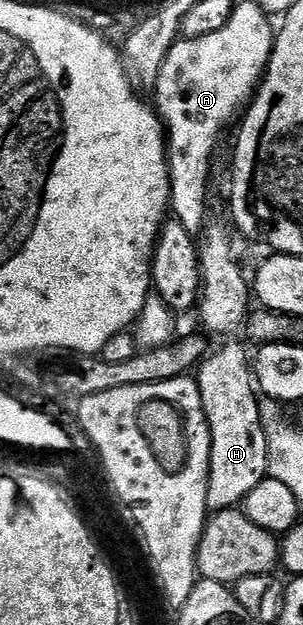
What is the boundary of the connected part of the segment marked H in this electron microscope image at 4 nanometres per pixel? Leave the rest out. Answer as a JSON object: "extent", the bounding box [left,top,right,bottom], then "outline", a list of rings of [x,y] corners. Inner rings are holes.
{"extent":[198,342,268,512],"outline":[[[228,342],[225,346],[220,346],[216,351],[209,353],[198,367],[198,381],[202,392],[202,408],[206,412],[206,420],[210,424],[210,472],[208,473],[208,509],[215,512],[217,510],[231,510],[239,507],[262,484],[262,480],[268,477],[268,441],[264,431],[264,421],[260,418],[260,403],[257,387],[254,385],[254,374],[250,369],[250,354],[244,351],[244,346],[240,342]]]}

